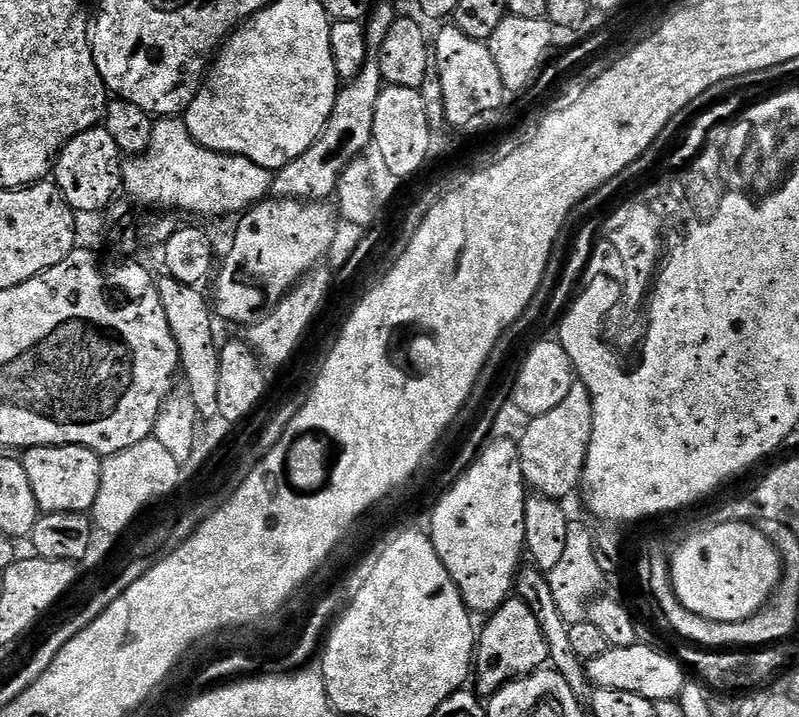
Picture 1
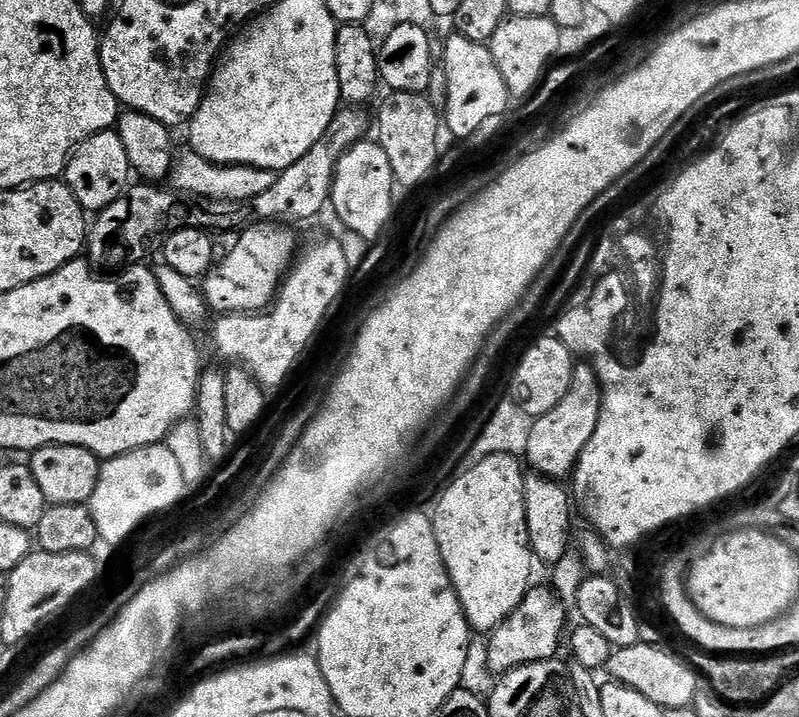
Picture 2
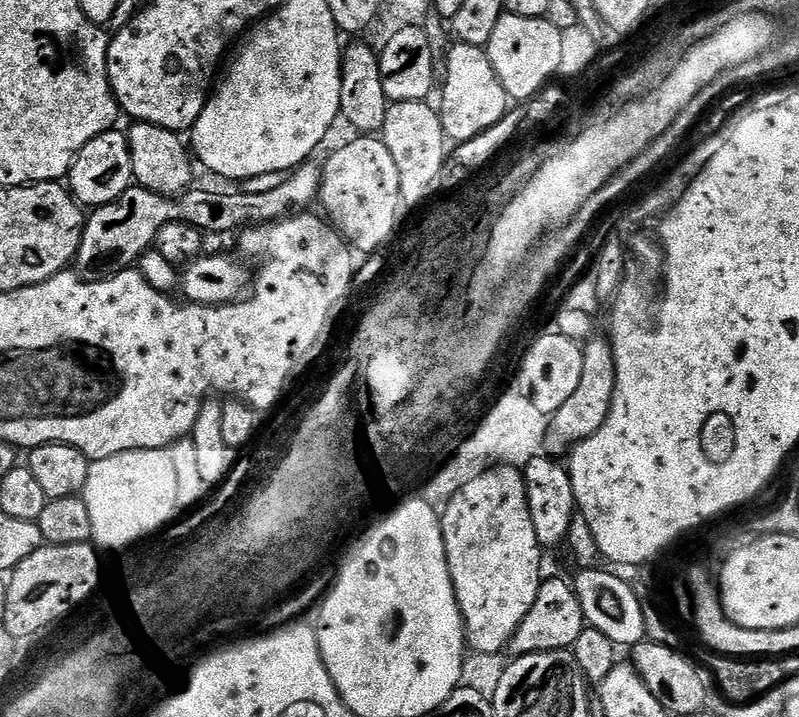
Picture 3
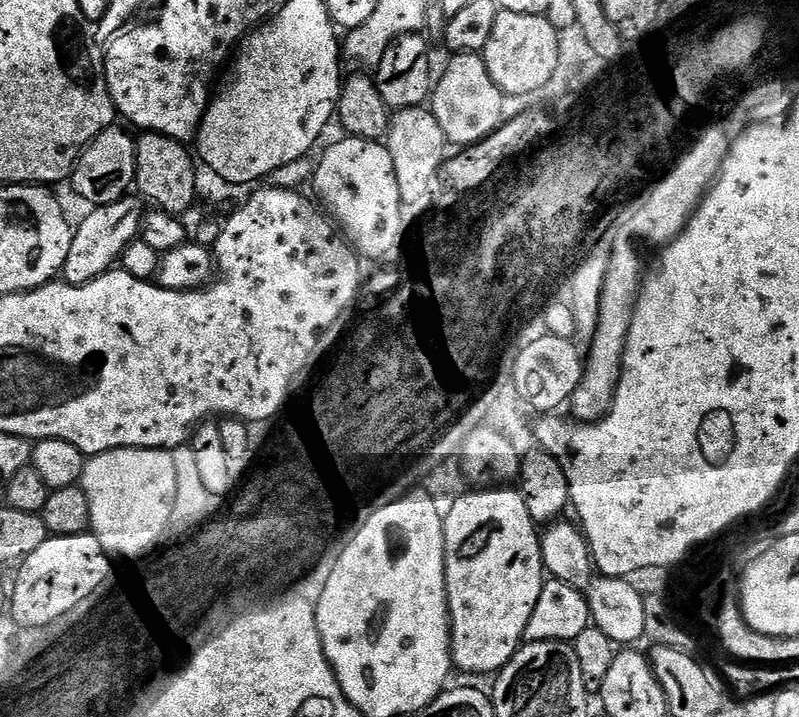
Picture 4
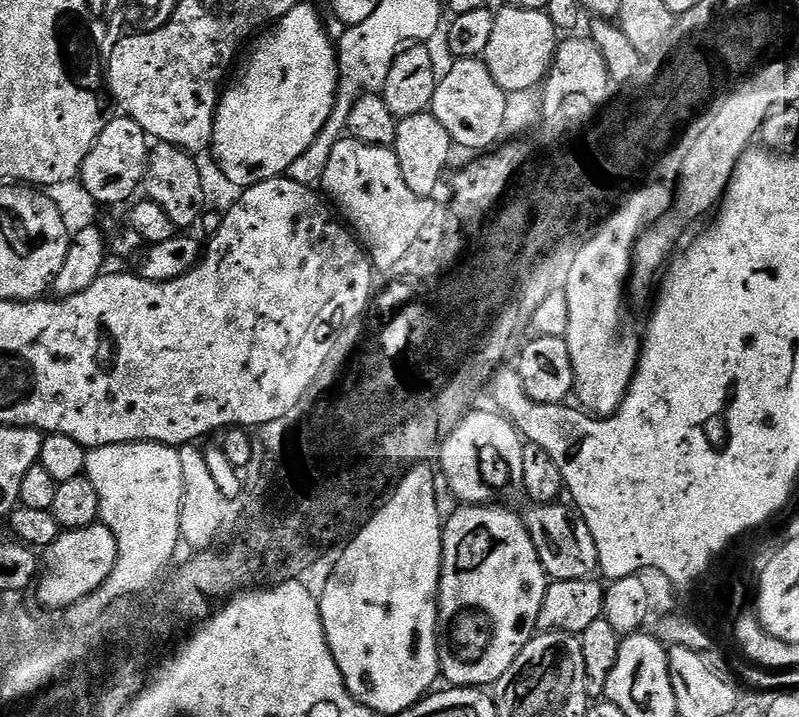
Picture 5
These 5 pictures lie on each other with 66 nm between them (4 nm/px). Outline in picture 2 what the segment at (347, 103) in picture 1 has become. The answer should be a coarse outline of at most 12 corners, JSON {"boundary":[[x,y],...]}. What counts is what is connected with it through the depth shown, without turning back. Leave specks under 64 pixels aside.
{"boundary":[[356,106],[250,203],[136,182],[91,221],[86,256],[121,267],[163,224],[209,234],[312,220],[365,139]]}

